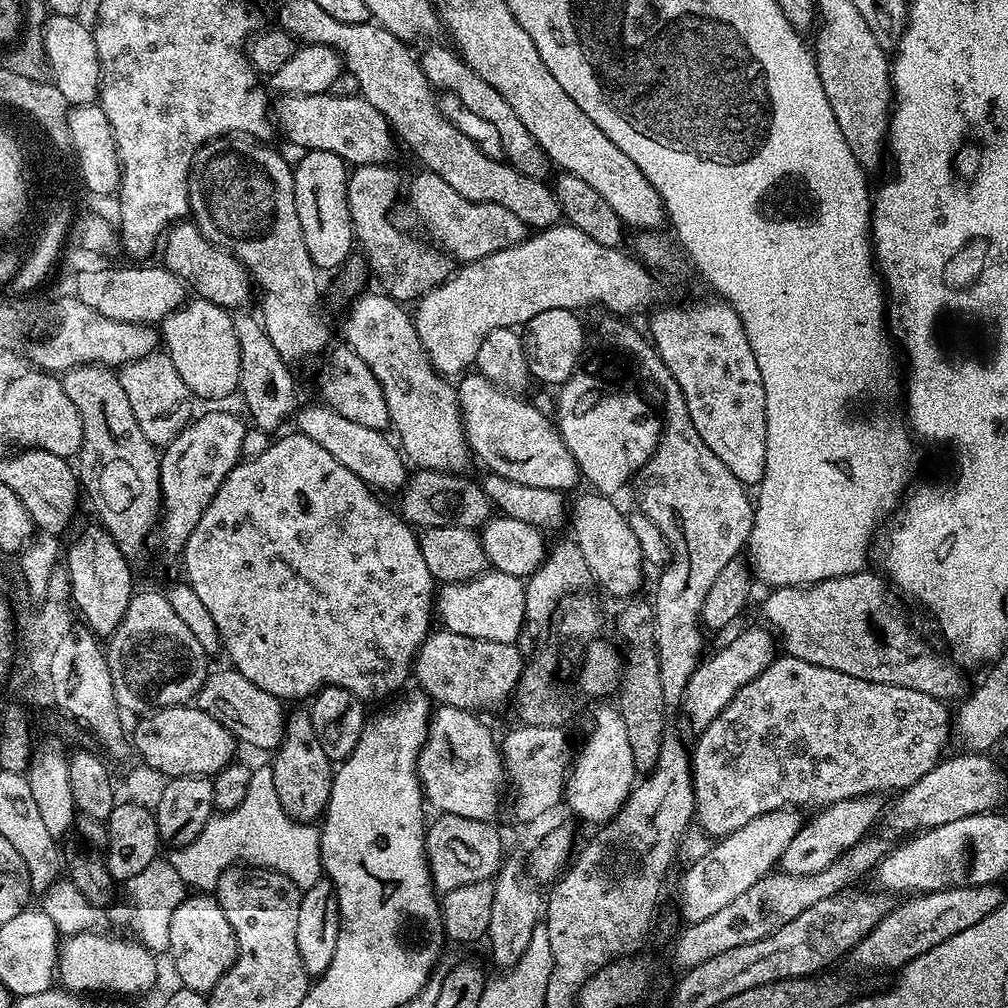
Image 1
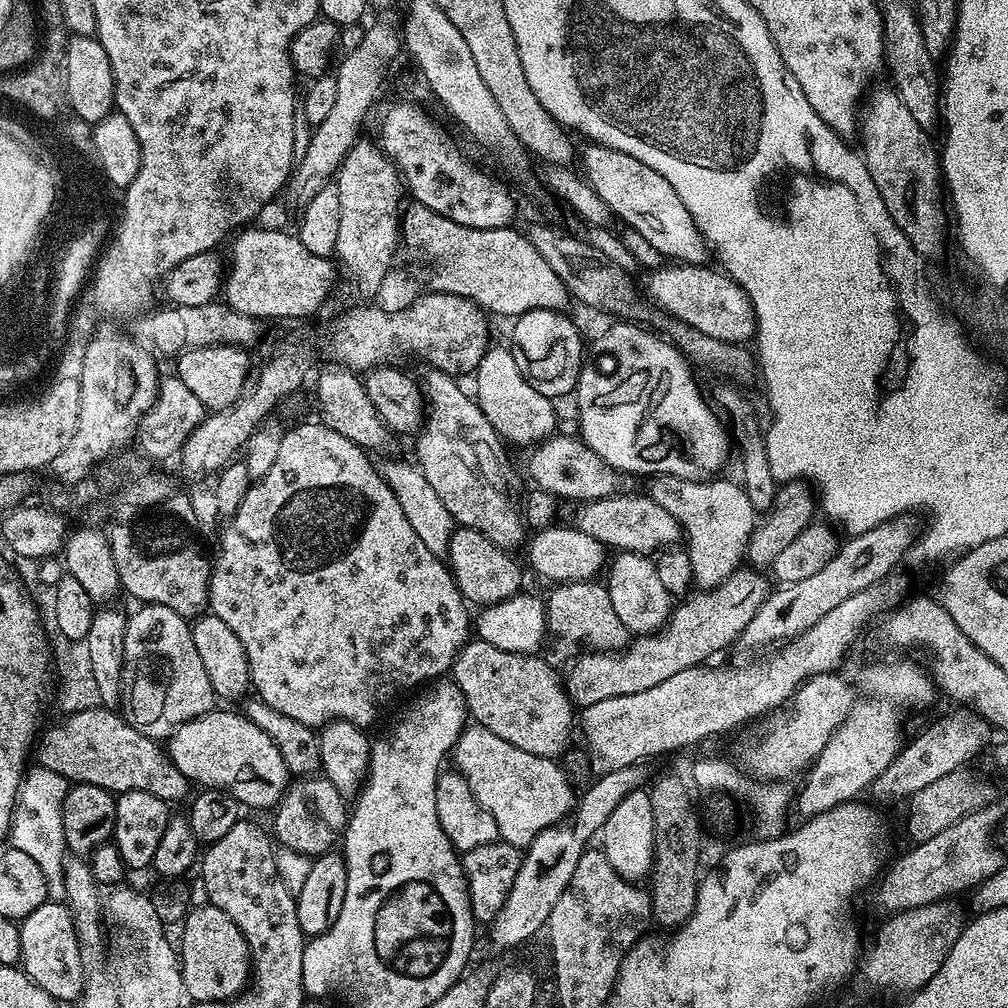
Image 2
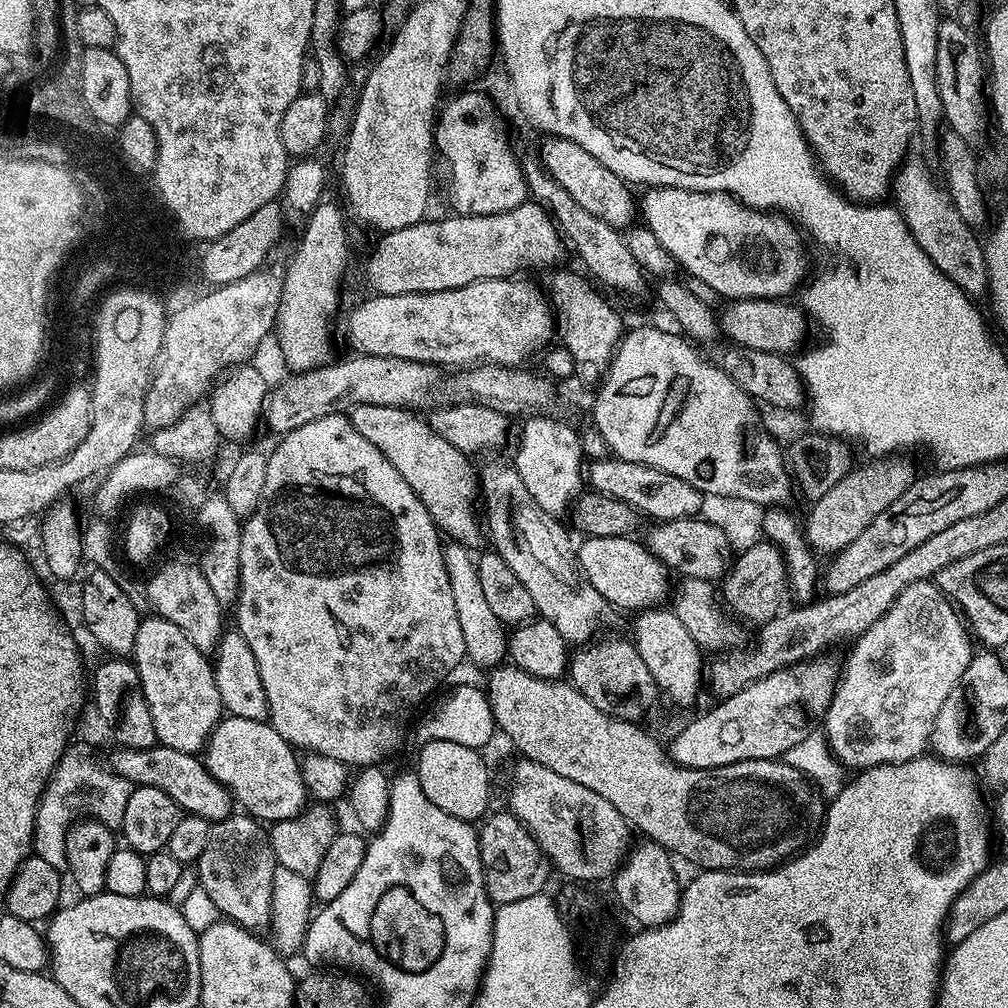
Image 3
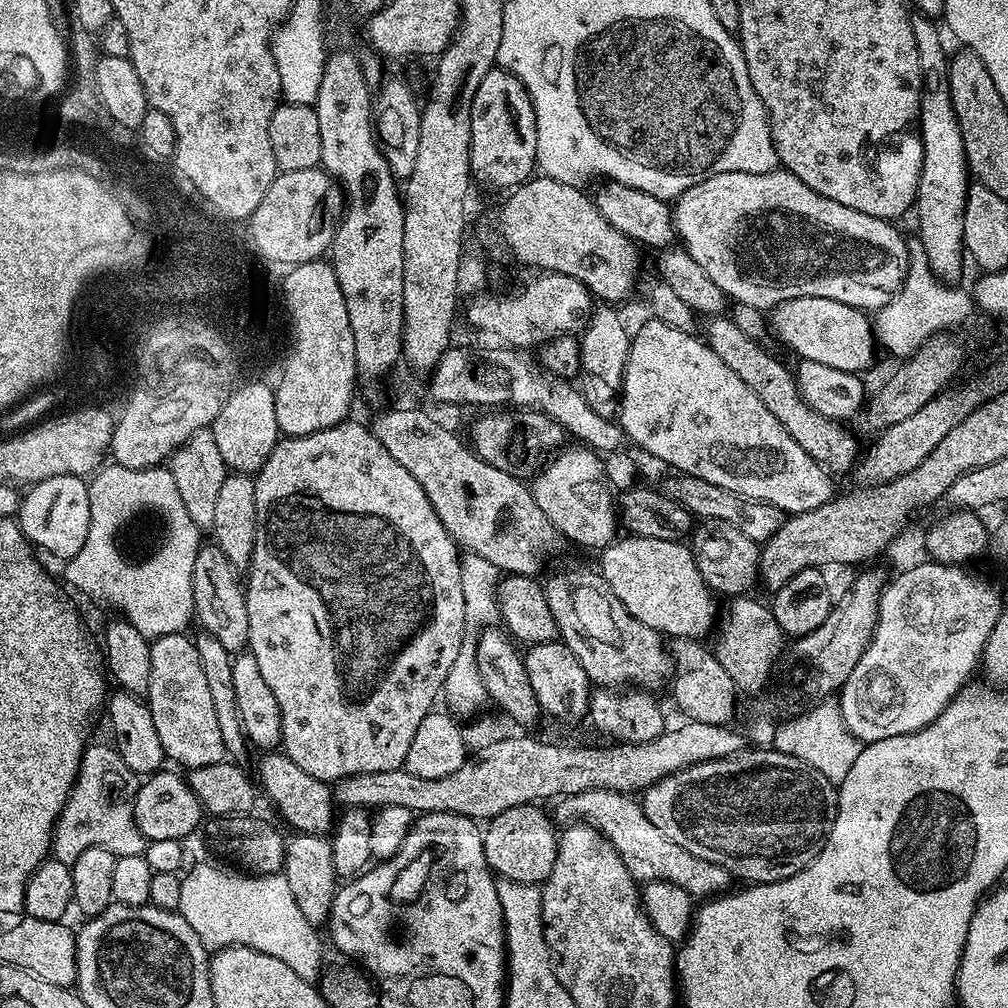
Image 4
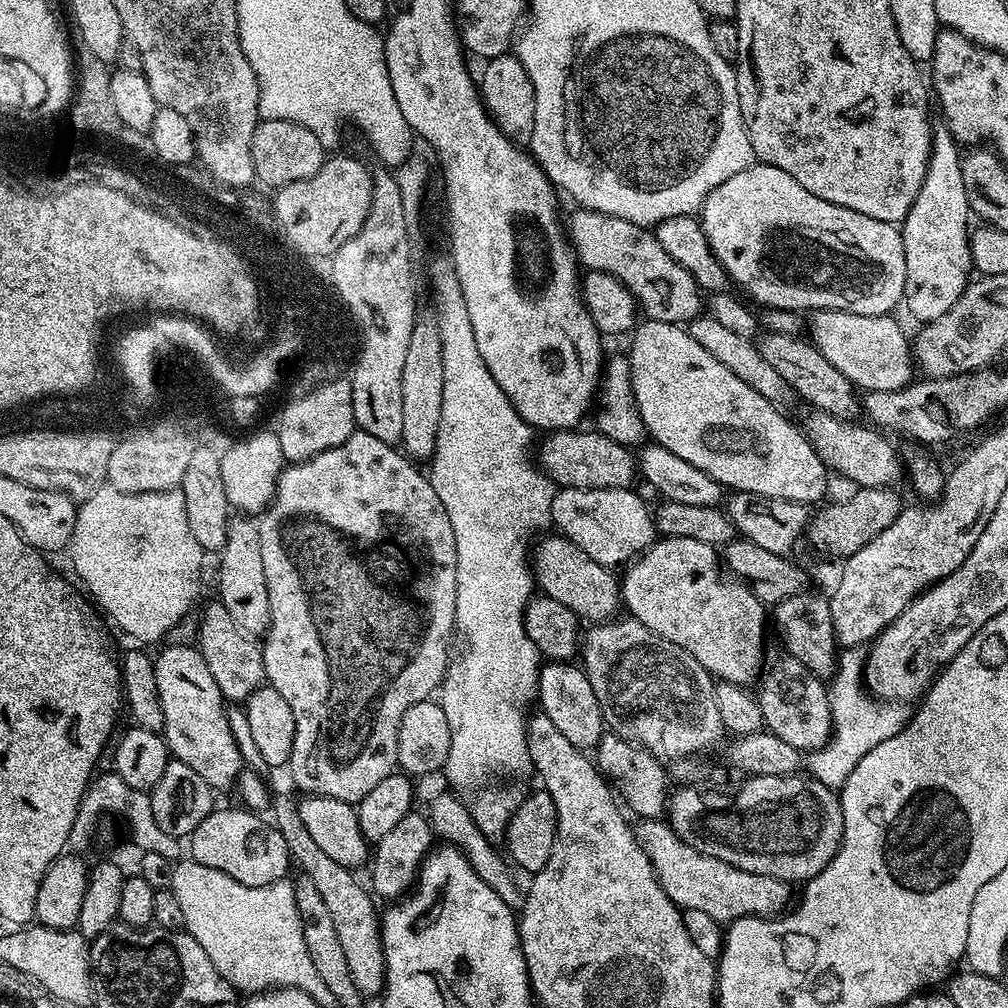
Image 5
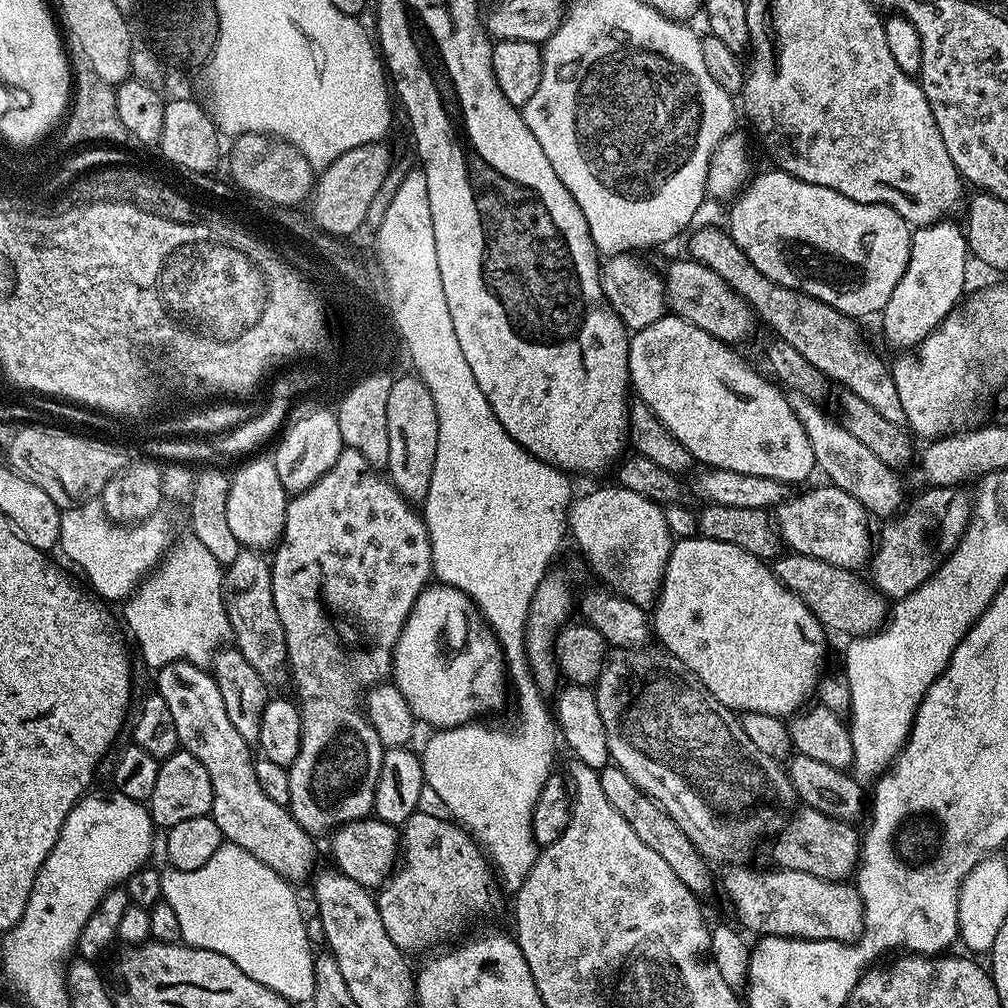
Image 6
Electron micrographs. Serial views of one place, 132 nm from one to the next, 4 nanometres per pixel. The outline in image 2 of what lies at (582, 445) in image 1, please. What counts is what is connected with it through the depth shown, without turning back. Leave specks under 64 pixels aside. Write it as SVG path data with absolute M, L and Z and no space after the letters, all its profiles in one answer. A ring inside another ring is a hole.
M612 322L590 344L585 362L580 367L580 377L574 393L576 412L580 415L579 435L590 446L590 450L598 454L598 458L602 458L621 474L633 472L634 475L645 478L658 475L678 476L687 480L713 479L717 474L723 473L720 471L728 460L728 451L733 451L734 444L717 409L705 393L705 397L700 393L700 388L692 377L692 370L693 365L685 355L663 335L636 322Z

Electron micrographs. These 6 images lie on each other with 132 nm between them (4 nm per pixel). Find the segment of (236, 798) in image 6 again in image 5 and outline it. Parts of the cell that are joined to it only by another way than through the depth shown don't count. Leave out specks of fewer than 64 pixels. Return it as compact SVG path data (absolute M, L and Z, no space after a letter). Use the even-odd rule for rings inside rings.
M172 644L164 648L154 660L158 698L164 719L163 738L169 753L175 759L186 762L198 778L202 778L213 790L220 790L233 783L242 771L240 751L230 734L226 713L226 699L220 692L206 658L199 647L188 644Z

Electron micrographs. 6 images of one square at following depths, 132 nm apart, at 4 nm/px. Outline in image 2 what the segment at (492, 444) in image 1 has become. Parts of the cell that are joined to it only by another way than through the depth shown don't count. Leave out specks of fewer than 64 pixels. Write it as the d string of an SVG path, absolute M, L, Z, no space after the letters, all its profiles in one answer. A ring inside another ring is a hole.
M553 434L547 440L540 441L531 449L528 456L528 476L532 484L550 494L556 495L561 501L601 500L607 496L617 495L621 491L621 473L611 468L583 439L572 436Z

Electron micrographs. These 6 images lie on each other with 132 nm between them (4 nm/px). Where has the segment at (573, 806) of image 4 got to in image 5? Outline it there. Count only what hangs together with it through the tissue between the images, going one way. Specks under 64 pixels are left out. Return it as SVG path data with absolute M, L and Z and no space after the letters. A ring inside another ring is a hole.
M640 818L635 821L634 835L646 858L656 881L677 908L702 910L710 918L731 922L743 916L771 916L785 911L789 885L778 878L762 874L750 874L738 870L726 862L710 858L694 846L686 846L676 837L672 825L660 818Z

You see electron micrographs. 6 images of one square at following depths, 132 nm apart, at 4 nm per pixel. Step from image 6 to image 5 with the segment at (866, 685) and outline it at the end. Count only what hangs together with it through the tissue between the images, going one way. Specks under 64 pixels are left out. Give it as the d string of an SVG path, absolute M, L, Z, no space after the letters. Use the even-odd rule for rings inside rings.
M859 663L848 664L835 673L830 684L830 699L832 701L832 737L821 748L813 748L803 757L802 764L806 767L807 775L812 776L818 782L822 782L827 788L839 790L843 788L846 778L886 738L896 735L901 731L902 719L896 712L891 712L891 707L881 706L879 703L867 704L865 689L862 687L862 668Z

